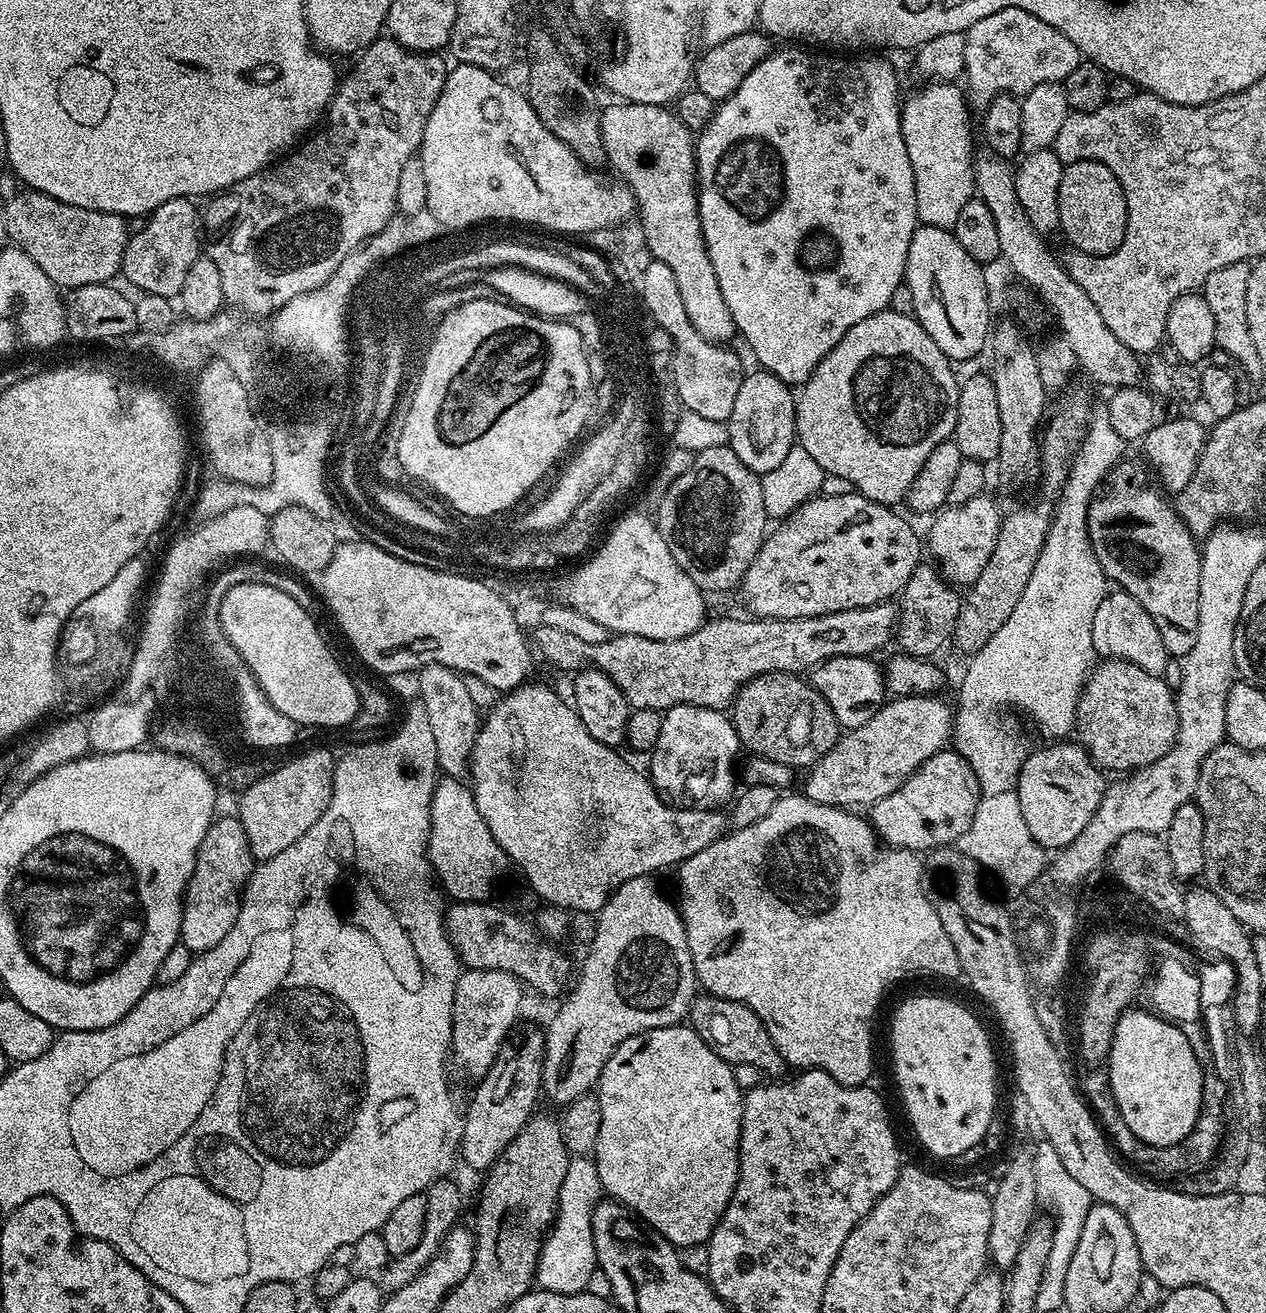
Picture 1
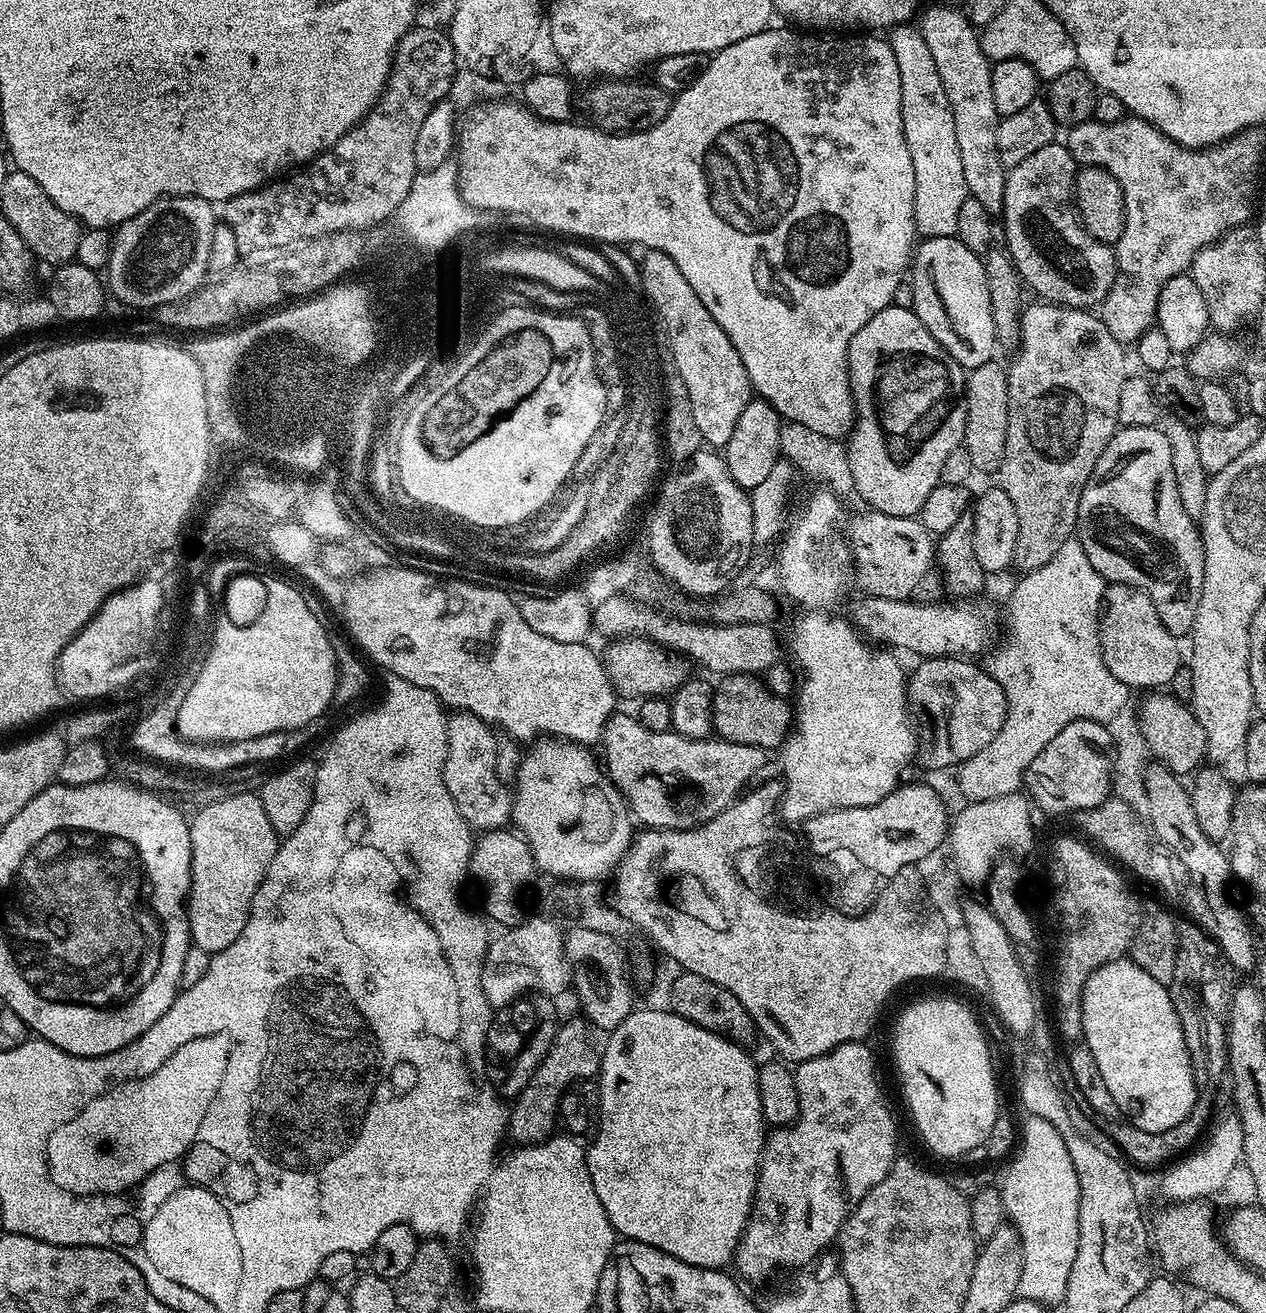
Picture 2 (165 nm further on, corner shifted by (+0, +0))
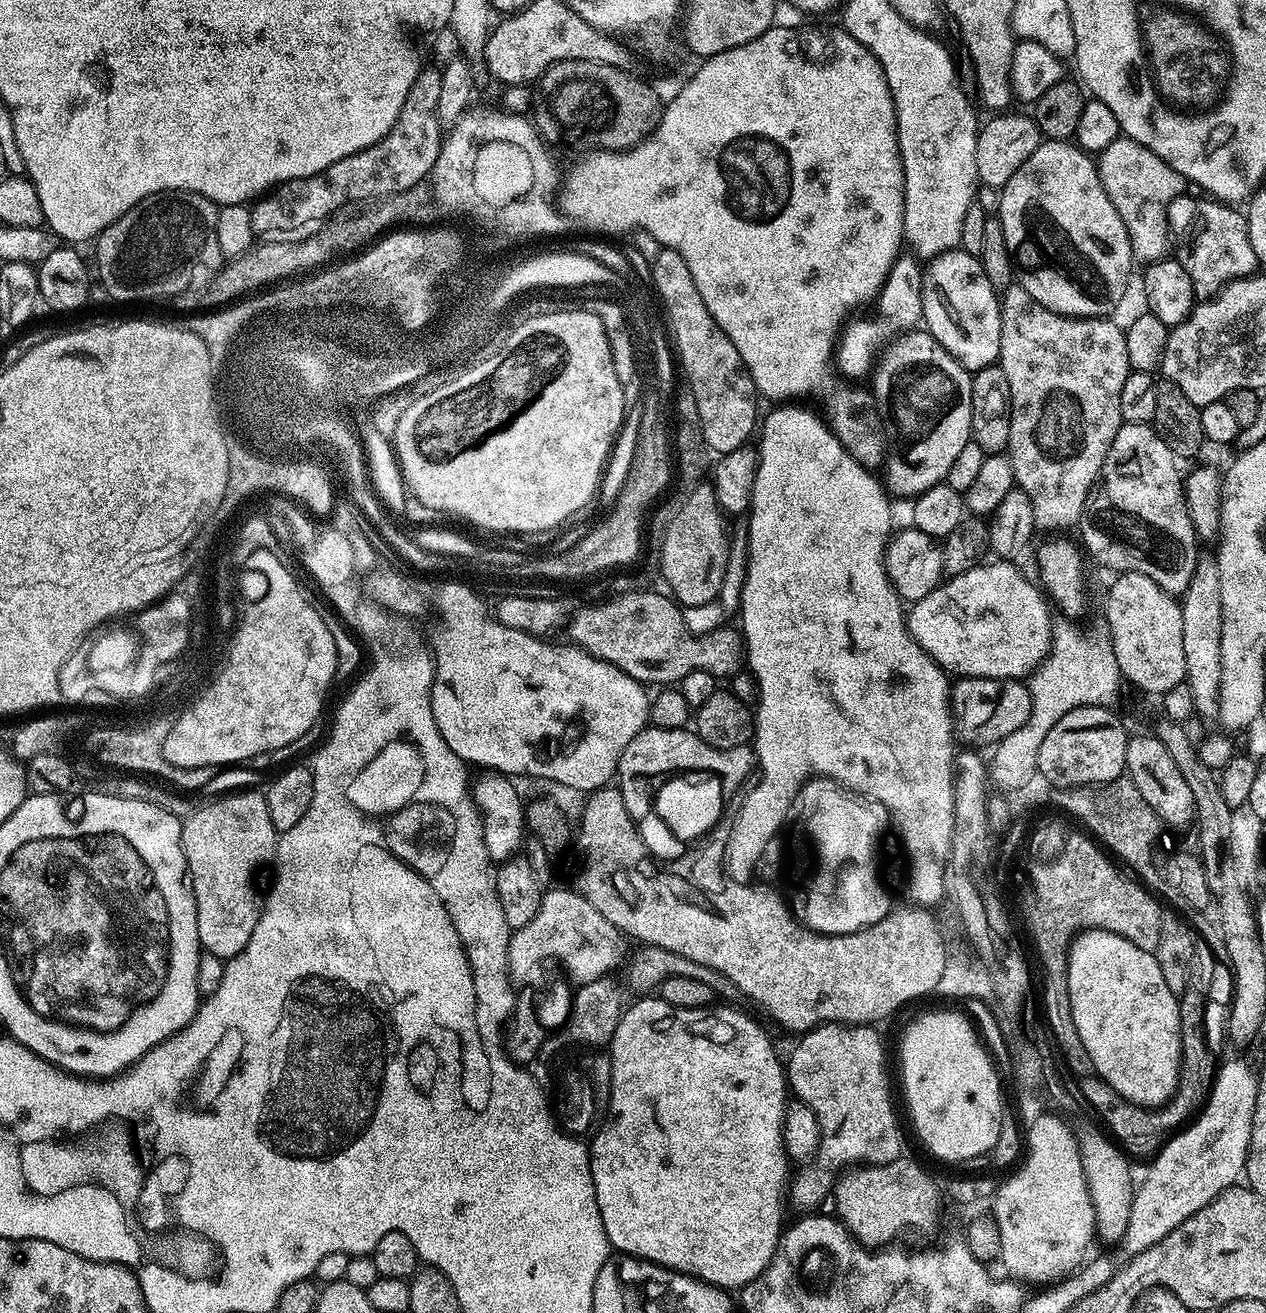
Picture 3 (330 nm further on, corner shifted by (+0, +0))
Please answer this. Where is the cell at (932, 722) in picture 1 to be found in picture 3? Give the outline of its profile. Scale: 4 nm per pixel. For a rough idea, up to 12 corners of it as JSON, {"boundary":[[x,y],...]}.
{"boundary":[[962,676],[951,685],[955,731],[999,744],[1026,726],[1023,679]]}

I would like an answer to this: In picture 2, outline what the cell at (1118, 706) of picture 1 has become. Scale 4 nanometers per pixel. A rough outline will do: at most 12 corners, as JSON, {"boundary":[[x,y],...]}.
{"boundary":[[1145,696],[1149,753],[1177,776],[1205,763],[1206,734],[1185,701]]}

